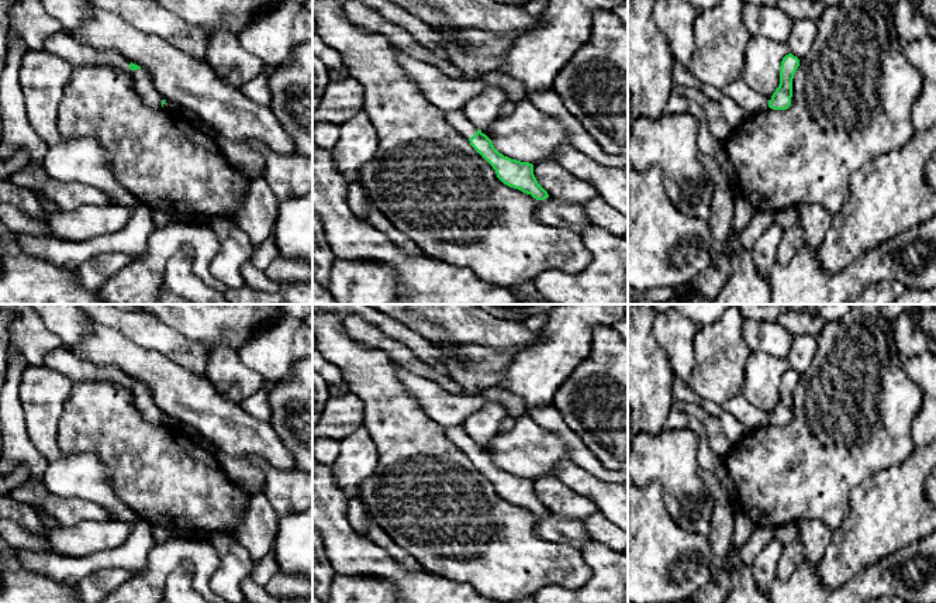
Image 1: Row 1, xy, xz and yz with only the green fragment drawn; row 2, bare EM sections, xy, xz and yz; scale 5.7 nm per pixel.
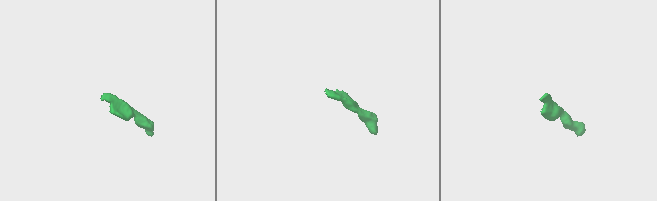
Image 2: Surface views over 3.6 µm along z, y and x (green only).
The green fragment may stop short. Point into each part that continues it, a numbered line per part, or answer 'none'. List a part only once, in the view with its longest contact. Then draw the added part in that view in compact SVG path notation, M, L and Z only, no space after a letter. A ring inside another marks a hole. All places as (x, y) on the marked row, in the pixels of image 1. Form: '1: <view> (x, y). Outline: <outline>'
1: xy (62, 44). Outline: M59 31L49 35L44 42L44 49L69 62L73 68L82 66L110 66L125 72L131 79L131 89L141 101L152 108L160 108L165 100L151 76L142 70L131 70L129 61L114 49L94 49L75 39L68 31Z

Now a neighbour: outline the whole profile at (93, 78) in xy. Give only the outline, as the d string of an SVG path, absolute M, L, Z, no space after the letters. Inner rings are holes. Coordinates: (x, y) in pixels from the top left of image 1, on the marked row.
M110 66L75 68L63 90L58 110L58 130L65 139L90 137L111 155L111 170L118 183L141 204L172 214L175 218L210 220L227 217L232 221L242 204L248 180L232 168L215 144L214 134L184 120L179 111L145 106L131 89L132 79Z

